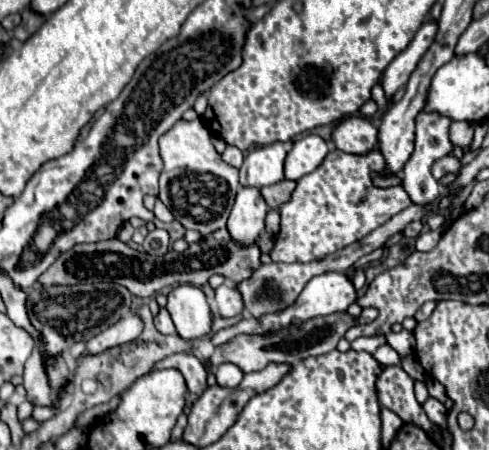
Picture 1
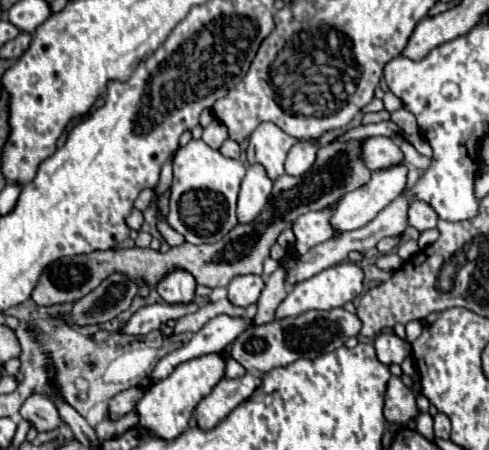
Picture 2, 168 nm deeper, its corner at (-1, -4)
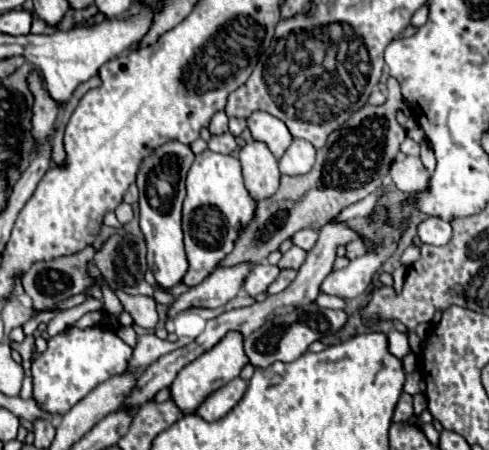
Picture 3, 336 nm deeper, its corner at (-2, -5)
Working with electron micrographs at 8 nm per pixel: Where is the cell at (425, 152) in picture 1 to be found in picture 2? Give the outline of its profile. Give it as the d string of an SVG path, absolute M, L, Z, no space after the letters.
M421 199L411 201L409 207L409 225L413 225L417 231L427 231L437 227L439 217L435 215L433 207L427 207L427 203L423 203Z

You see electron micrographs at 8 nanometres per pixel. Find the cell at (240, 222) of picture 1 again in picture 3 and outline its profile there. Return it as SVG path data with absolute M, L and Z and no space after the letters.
M252 140L244 144L240 148L240 164L244 184L256 200L264 200L276 192L280 180L278 160L272 156L264 142Z

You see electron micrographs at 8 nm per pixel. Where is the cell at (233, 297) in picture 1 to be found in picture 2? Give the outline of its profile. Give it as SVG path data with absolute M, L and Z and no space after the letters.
M243 275L235 277L227 287L227 299L237 307L249 307L259 299L265 283L259 275Z

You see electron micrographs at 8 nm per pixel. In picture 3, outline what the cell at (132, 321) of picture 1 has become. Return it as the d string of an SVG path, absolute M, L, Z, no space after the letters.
M244 262L244 264L236 264L236 266L216 268L202 284L198 284L196 288L190 288L188 292L184 292L176 298L174 306L170 306L170 310L168 310L170 318L174 318L180 310L186 310L186 308L198 308L198 306L200 308L220 308L220 306L224 306L228 300L232 300L240 292L252 266L254 266L252 262Z

